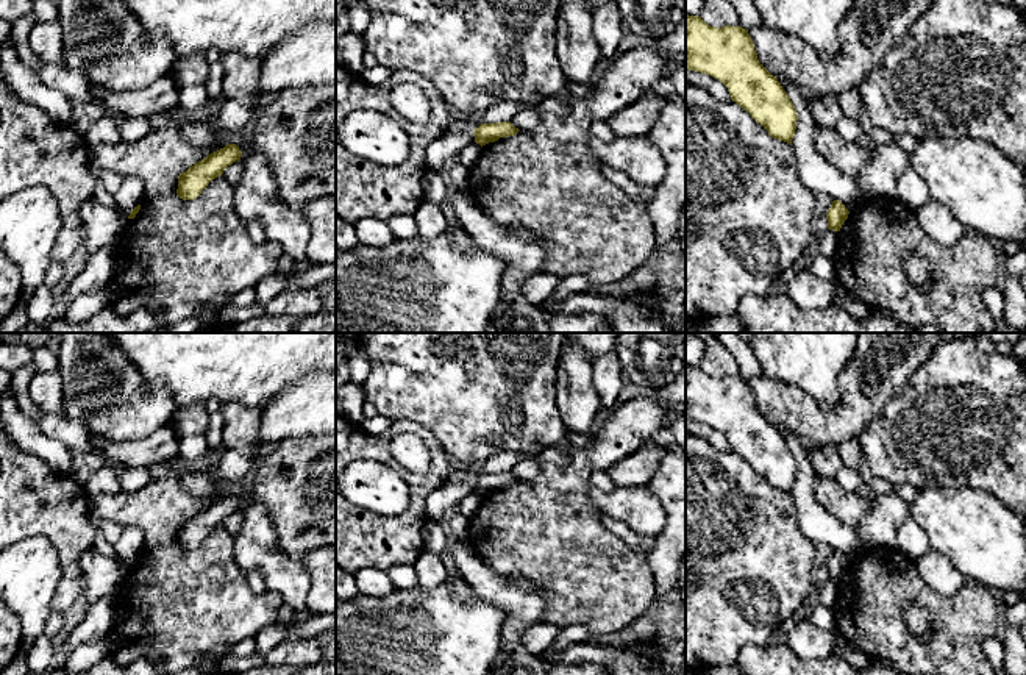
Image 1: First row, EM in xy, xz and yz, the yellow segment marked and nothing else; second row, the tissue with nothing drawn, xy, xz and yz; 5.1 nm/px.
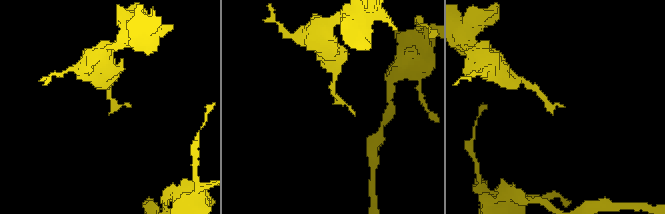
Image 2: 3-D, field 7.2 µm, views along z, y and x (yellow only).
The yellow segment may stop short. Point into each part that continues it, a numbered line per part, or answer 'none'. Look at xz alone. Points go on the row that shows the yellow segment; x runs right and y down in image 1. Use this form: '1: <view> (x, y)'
none

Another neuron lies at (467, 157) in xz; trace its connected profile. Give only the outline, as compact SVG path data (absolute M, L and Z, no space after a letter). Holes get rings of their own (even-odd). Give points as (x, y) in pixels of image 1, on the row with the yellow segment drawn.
M473 142L456 155L454 162L472 167L478 159L479 153L481 153L481 145Z

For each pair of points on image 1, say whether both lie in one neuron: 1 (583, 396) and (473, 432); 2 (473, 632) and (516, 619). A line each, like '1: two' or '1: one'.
1: two
2: two

